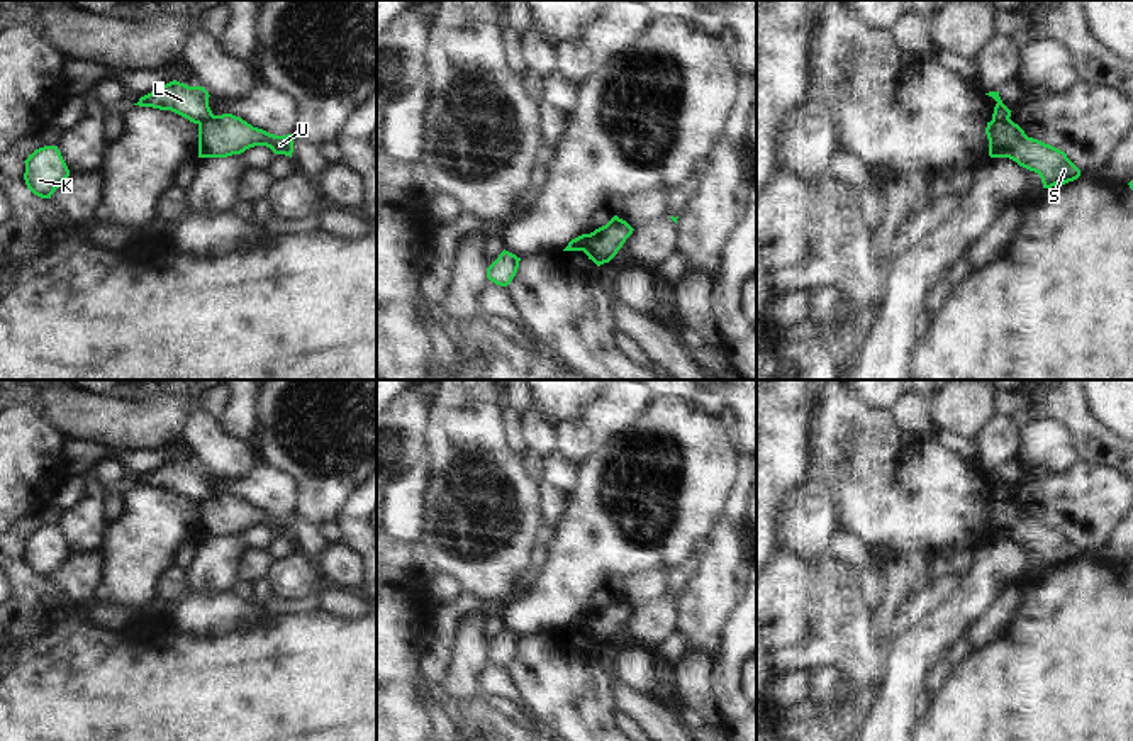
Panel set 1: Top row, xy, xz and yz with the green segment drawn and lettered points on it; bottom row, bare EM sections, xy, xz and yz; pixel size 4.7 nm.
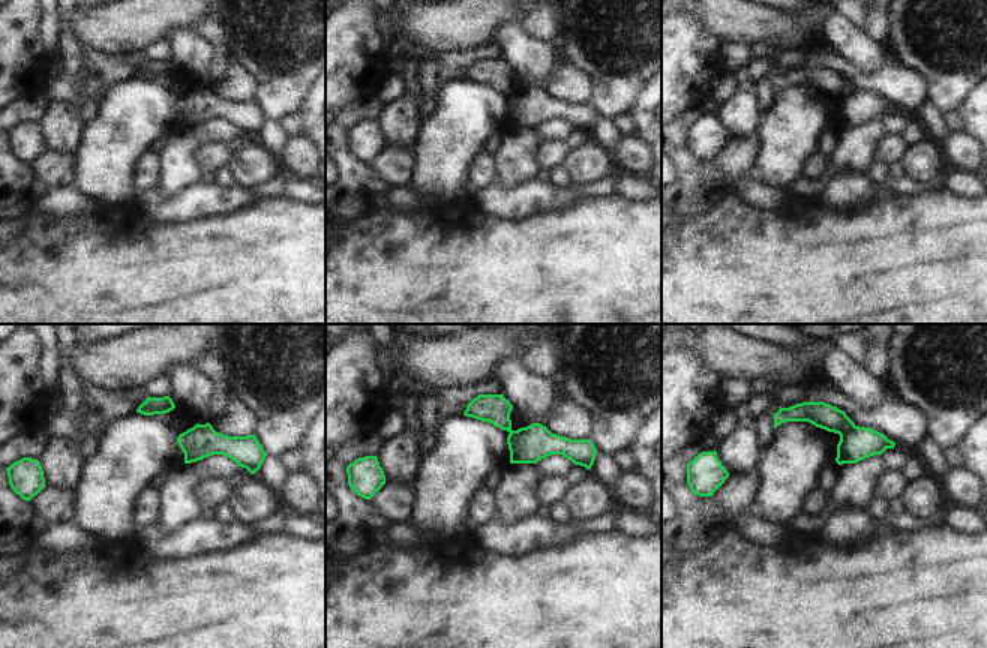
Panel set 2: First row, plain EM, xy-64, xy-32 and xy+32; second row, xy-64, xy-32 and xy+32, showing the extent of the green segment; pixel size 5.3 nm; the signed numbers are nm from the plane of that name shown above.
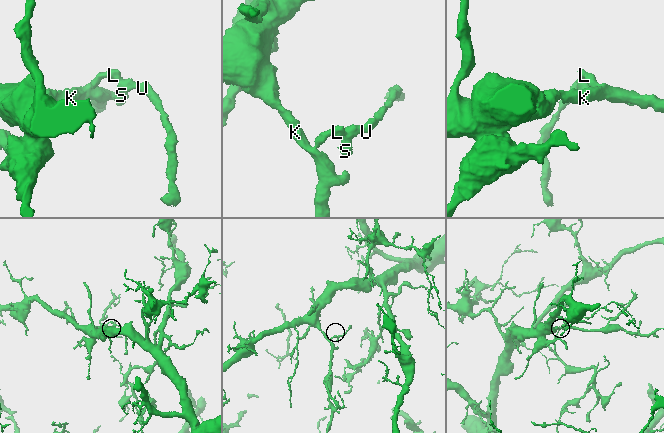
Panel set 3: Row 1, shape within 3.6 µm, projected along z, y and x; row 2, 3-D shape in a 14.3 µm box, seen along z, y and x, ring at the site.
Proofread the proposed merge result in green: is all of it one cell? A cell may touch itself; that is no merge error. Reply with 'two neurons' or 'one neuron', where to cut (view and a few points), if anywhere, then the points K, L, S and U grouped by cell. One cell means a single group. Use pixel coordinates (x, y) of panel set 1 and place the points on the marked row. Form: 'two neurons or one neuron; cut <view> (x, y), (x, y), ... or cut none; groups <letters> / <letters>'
two neurons; cut xz (586, 234), (582, 250); groups K L / S U

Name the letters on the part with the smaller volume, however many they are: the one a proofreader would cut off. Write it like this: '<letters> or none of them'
S, U

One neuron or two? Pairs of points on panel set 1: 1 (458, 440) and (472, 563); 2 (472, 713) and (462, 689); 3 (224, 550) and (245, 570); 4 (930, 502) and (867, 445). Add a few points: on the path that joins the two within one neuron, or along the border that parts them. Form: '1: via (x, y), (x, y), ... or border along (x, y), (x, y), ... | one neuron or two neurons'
1: via (468, 470), (472, 533) | one neuron
2: border along (440, 684), (441, 690), (455, 704), (482, 696) | two neurons
3: border along (245, 548), (236, 567), (236, 580) | two neurons
4: via (909, 499), (903, 492), (894, 490), (870, 465) | one neuron

